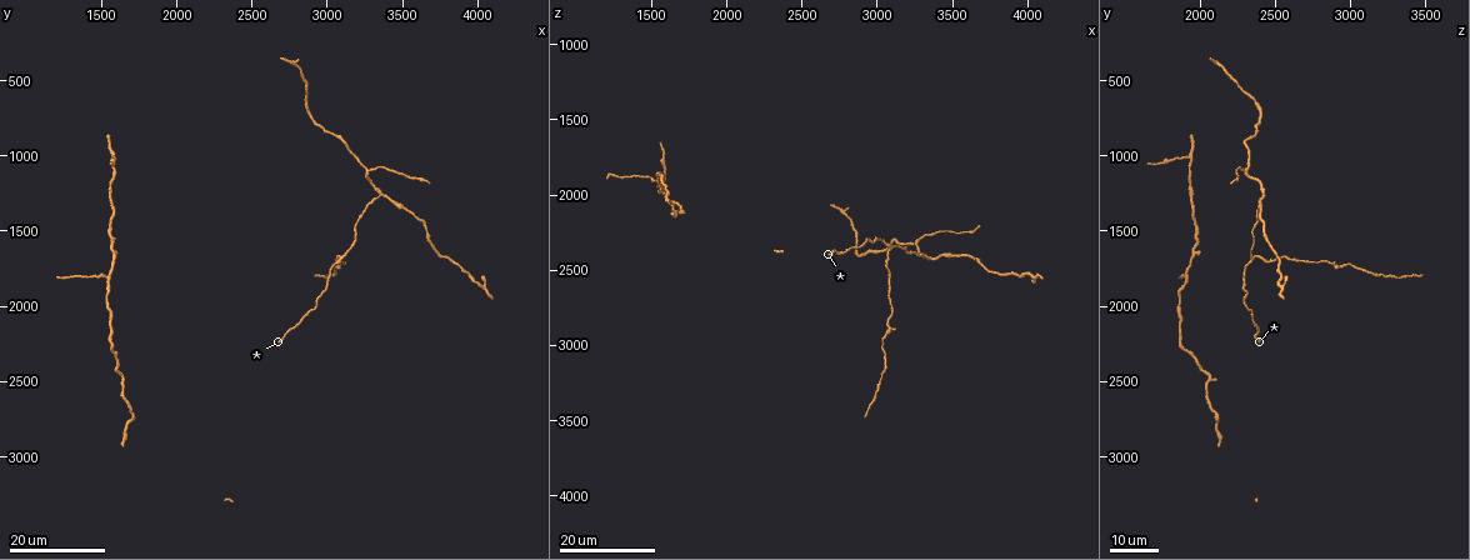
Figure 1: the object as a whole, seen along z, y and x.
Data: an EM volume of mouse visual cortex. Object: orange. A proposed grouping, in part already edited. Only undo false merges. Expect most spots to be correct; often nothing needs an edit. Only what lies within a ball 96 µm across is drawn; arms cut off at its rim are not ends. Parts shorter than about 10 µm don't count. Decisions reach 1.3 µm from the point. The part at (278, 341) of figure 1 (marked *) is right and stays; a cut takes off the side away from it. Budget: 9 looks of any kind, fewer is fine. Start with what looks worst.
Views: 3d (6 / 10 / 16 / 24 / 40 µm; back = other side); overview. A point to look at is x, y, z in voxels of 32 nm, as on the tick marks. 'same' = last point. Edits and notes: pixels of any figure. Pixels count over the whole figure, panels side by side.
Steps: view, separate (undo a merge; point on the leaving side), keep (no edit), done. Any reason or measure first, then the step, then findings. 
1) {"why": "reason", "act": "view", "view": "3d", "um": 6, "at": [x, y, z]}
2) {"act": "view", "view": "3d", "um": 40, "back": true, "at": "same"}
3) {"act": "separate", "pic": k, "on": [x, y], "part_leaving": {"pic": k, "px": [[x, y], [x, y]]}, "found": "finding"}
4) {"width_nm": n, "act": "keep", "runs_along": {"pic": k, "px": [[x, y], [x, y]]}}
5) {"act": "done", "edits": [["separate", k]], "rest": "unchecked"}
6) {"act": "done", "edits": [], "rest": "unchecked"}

{"why": "three-way junction", "act": "view", "view": "3d", "um": 24, "at": [3360, 1260, 2420]}

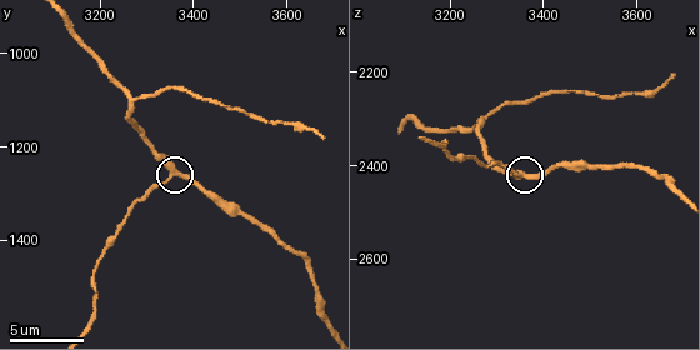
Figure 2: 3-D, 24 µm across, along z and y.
{"act": "view", "view": "3d", "um": 6, "at": [3355, 1255, 2415]}

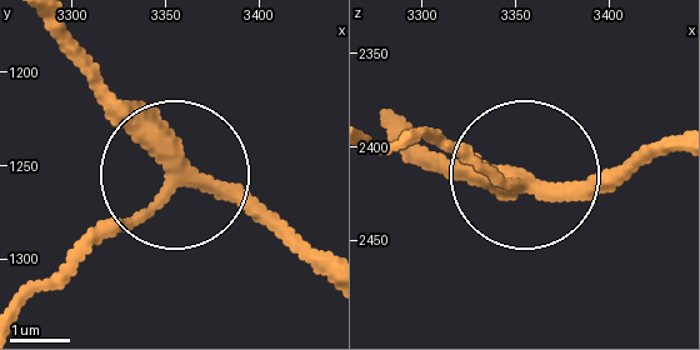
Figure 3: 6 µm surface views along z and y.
{"arms": 3, "act": "keep", "found": "continuous, no second cell"}

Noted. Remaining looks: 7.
{"why": "thin arm on a thick one", "act": "view", "view": "3d", "um": 24, "at": [3080, 1680, 2360]}

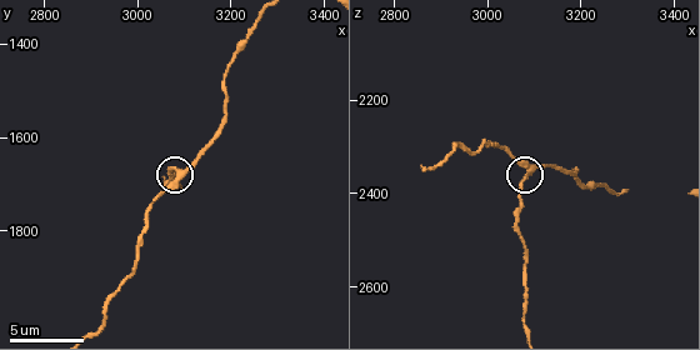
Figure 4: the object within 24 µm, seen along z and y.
{"act": "view", "view": "3d", "um": 10, "at": [3090, 1675, 2355]}

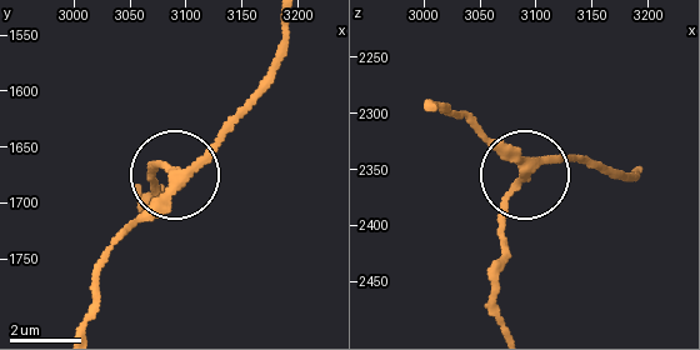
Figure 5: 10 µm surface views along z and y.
{"side_arm_um": 43, "act": "keep", "runs_along": {"pic": 5, "px": [[425, 101], [473, 120], [524, 174], [491, 269]]}, "found": "one cell here"}

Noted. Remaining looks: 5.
{"why": "thin arm on a thick one", "act": "view", "view": "3d", "um": 10, "at": [3270, 1095, 2300]}

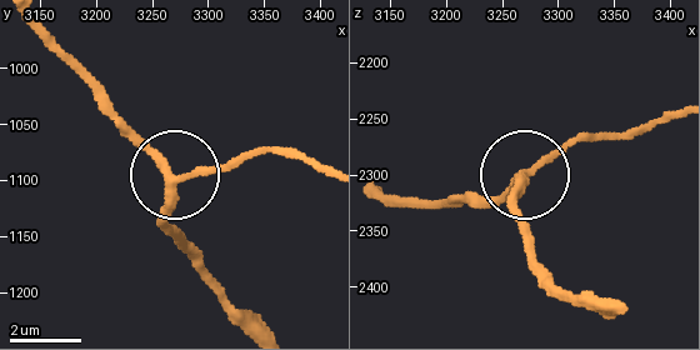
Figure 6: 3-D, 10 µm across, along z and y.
{"width_nm": 260, "act": "keep", "runs_along": {"pic": 6, "px": [[253, 325], [164, 209], [173, 176], [241, 155]]}, "found": "continuous, no second cell"}

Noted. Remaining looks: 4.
{"why": "three arms meet", "act": "view", "view": "3d", "um": 16, "at": [1660, 2500, 2080]}

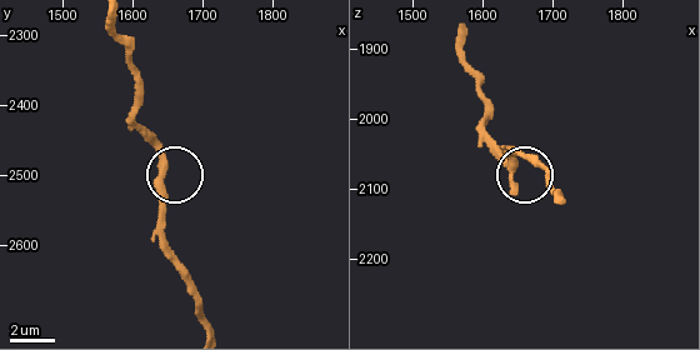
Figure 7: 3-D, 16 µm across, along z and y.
{"act": "view", "view": "3d", "um": 6, "at": [1640, 2485, 2060]}

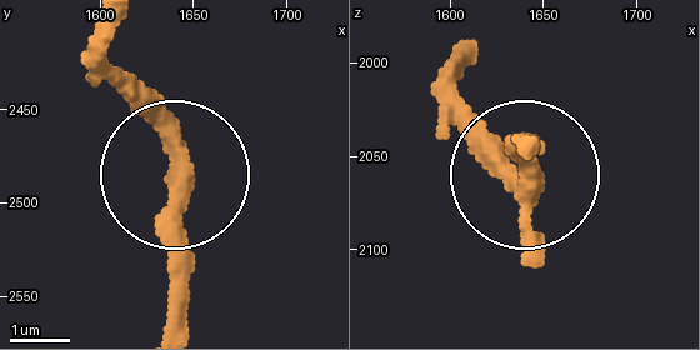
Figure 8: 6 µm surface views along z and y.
{"side_arm_um": 17, "arms": 3, "act": "keep", "found": "continuous, no second cell"}

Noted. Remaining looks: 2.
{"act": "done", "edits": [], "rest": "unchecked"}

